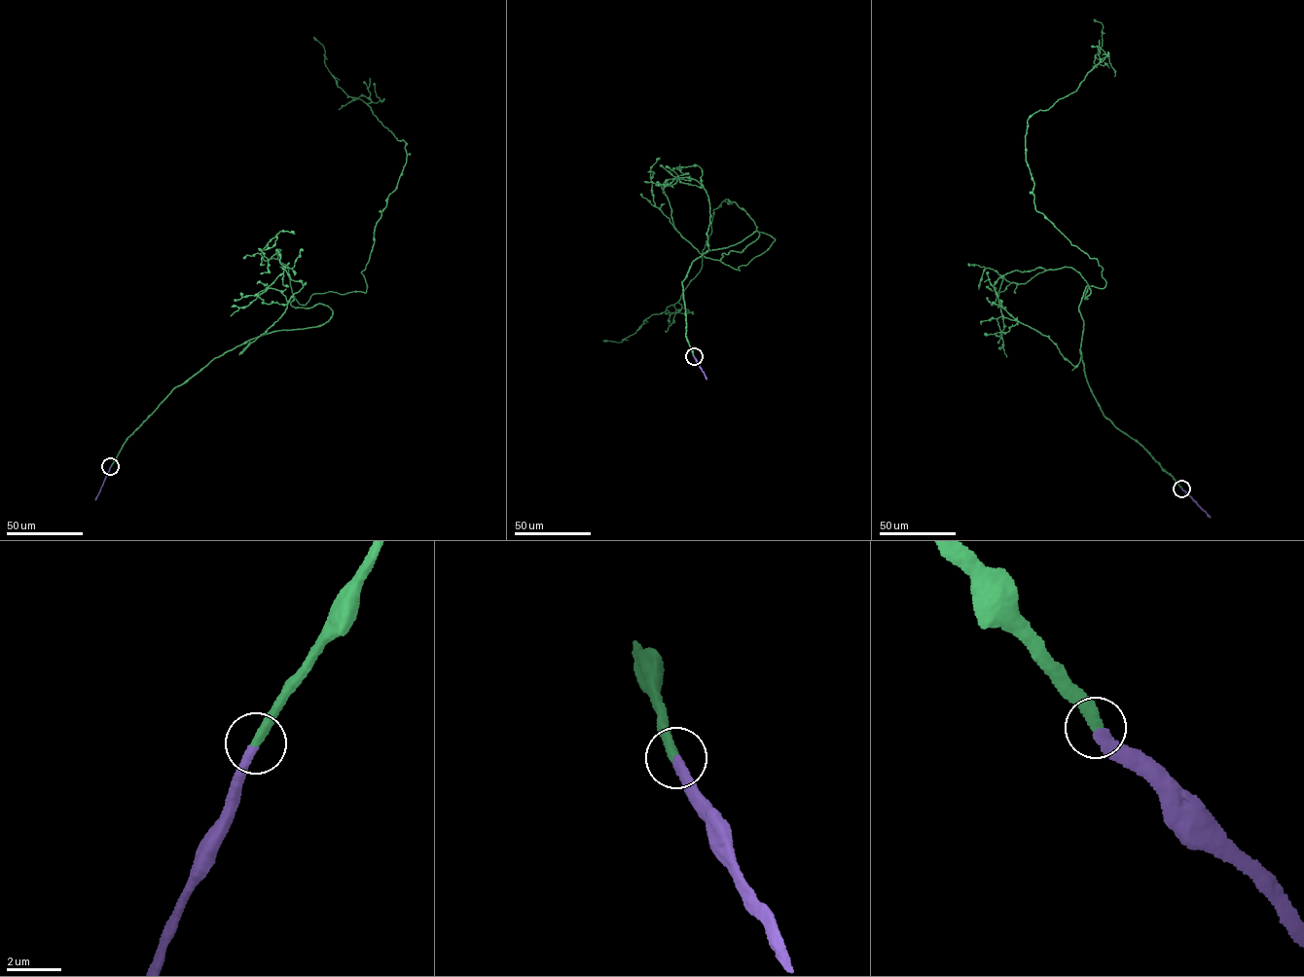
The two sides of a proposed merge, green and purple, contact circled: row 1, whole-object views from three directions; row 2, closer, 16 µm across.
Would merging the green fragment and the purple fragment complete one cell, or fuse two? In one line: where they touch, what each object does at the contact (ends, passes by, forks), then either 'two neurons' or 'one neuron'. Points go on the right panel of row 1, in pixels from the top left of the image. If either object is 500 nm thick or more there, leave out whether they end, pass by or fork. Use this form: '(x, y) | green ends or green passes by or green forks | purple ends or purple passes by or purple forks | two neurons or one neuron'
(1181, 488) | green ends | purple ends | one neuron

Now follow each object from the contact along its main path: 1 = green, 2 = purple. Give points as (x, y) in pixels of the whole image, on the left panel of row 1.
1: (110, 467), (214, 358), (332, 314), (293, 295), (365, 293), (406, 142), (338, 86), (313, 37)
2: (110, 467), (94, 499)

